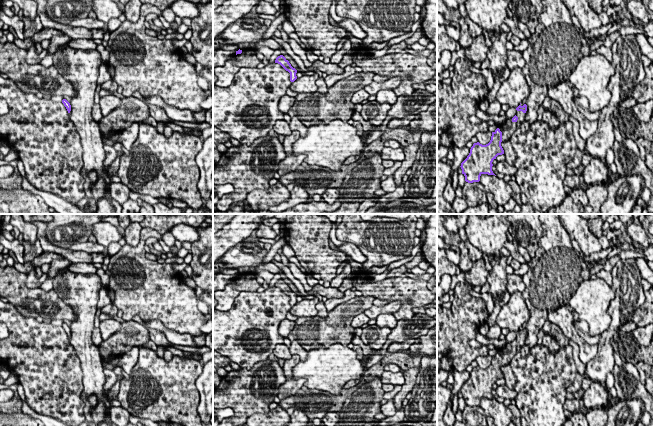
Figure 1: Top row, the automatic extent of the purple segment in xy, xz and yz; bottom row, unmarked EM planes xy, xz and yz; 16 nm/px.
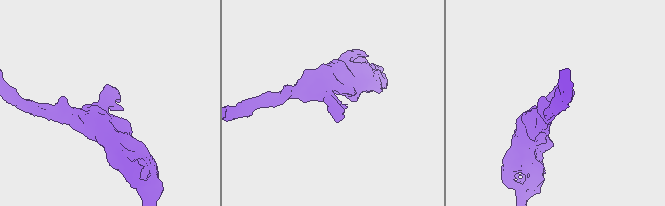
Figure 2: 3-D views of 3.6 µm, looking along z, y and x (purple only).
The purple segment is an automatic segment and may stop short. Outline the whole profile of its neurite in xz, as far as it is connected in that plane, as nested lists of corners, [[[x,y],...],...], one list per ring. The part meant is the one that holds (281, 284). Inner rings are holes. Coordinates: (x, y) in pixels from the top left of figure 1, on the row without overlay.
[[[283,279],[278,280],[275,284],[275,287],[280,288],[286,295],[290,297],[291,306],[294,306],[297,303],[297,294],[291,290],[289,285]]]

